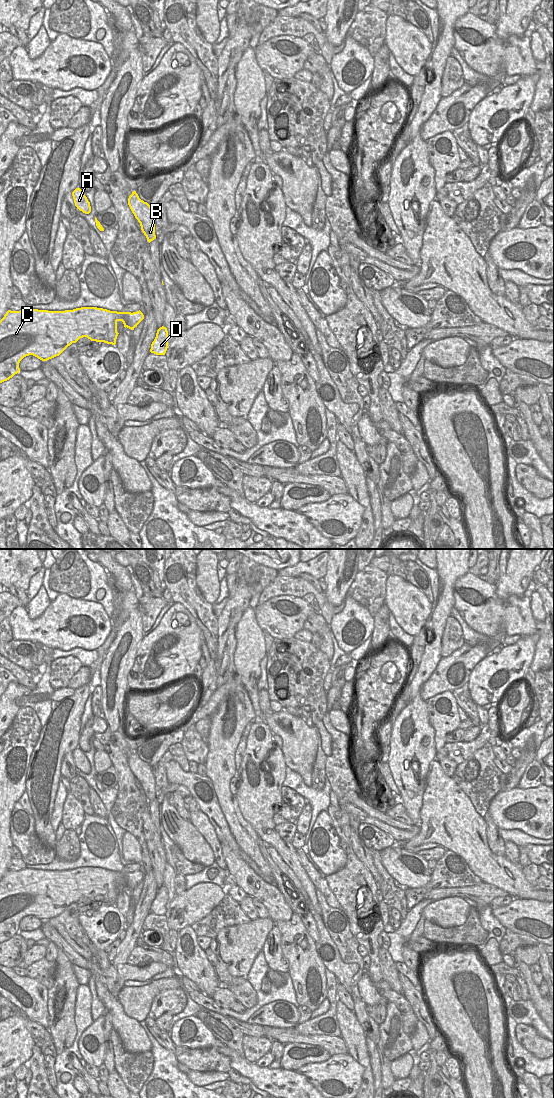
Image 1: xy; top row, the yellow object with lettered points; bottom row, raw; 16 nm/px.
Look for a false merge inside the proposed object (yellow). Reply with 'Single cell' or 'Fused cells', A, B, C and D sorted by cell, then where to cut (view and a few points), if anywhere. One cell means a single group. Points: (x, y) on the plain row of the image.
Single cell. Groups: A B C D. No split.

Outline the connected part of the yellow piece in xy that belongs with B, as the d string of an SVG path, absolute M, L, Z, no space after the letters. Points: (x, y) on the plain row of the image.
M133 751L129 756L128 765L135 778L140 783L141 790L146 796L148 802L150 803L156 799L155 776L152 773L151 766L147 762L141 760L136 751Z

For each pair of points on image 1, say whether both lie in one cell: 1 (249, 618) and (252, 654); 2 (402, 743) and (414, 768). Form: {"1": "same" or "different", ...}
{"1": "same", "2": "same"}

